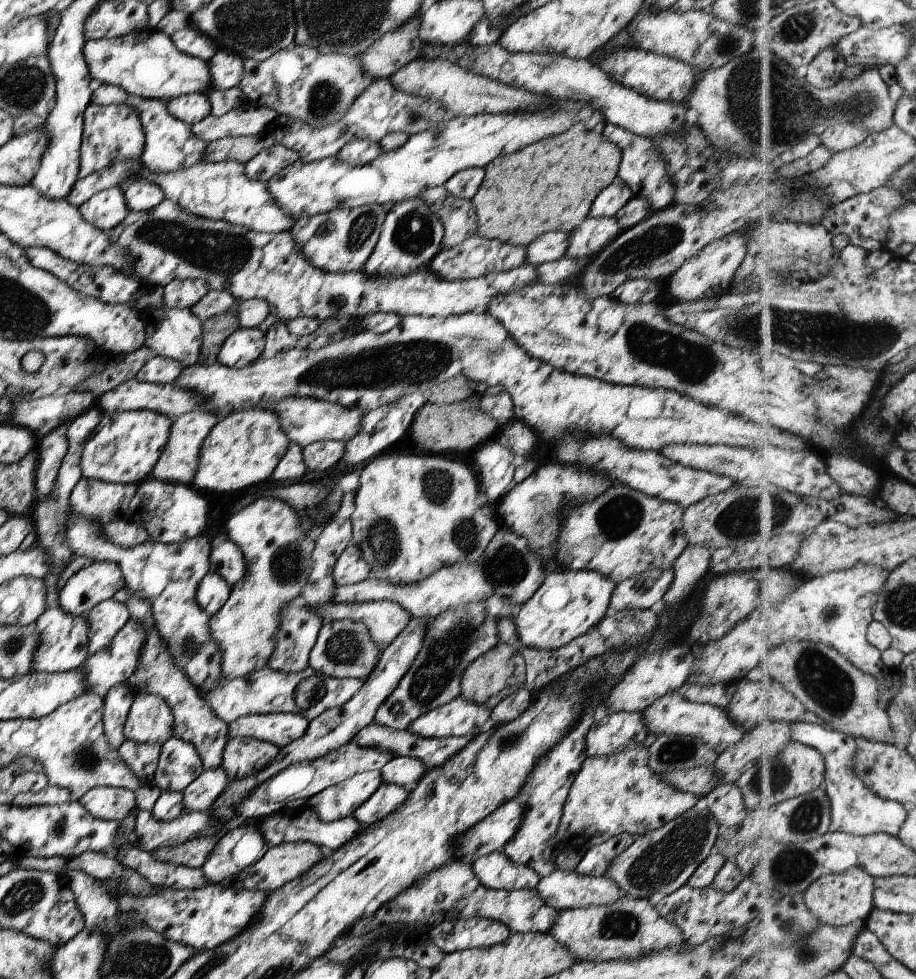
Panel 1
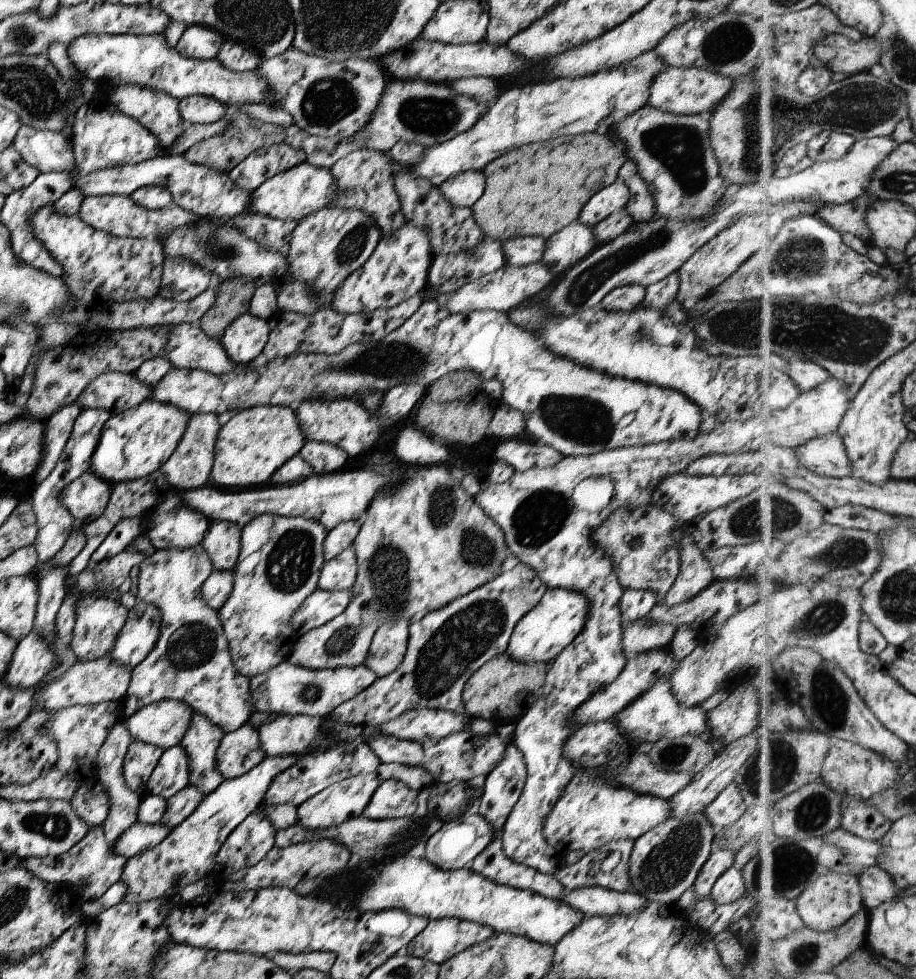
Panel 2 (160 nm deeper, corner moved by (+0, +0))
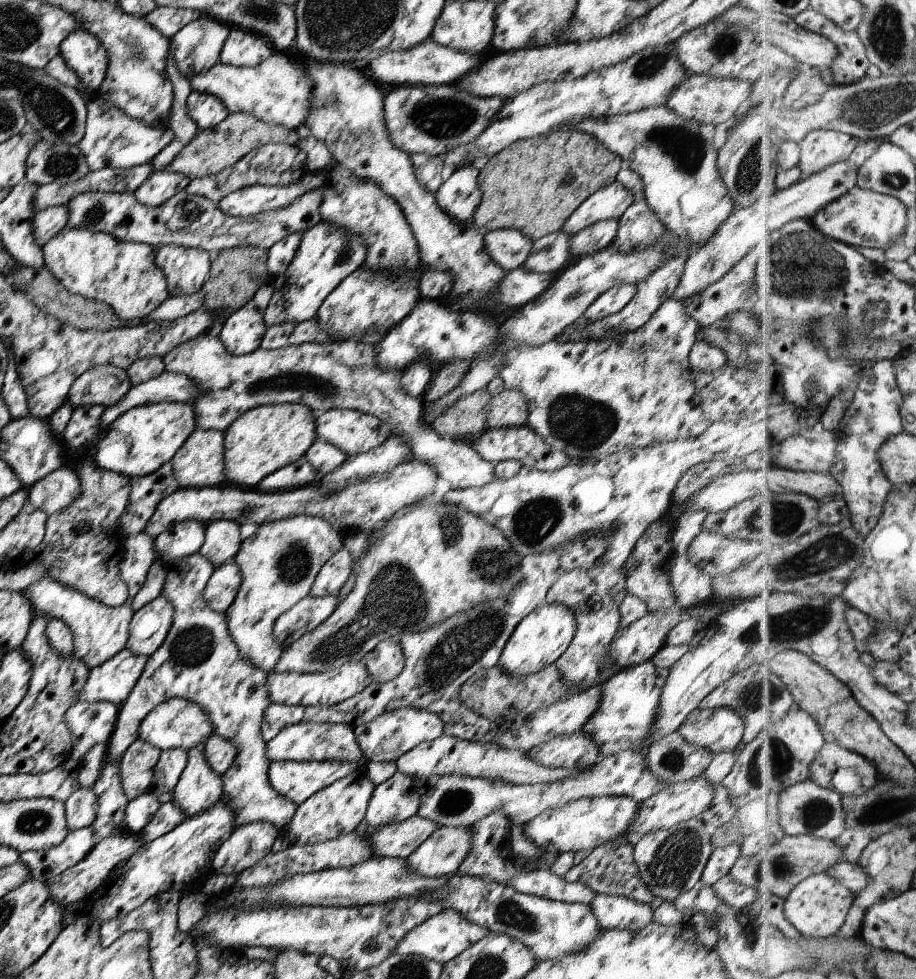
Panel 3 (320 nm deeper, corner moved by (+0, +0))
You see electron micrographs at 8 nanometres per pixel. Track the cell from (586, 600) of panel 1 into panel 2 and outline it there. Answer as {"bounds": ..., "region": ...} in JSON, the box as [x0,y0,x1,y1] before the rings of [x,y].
{"bounds":[505,588,588,664],"region":[[[546,588],[539,602],[513,627],[505,653],[515,662],[549,664],[579,634],[587,614],[588,602],[581,593]]]}

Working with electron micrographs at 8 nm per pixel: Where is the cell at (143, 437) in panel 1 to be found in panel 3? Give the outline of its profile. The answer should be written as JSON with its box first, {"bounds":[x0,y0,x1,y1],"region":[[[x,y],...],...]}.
{"bounds":[92,402,195,477],"region":[[[158,402],[132,408],[118,416],[94,444],[92,457],[102,469],[125,475],[142,477],[155,472],[171,457],[195,430],[194,412],[191,404]]]}

